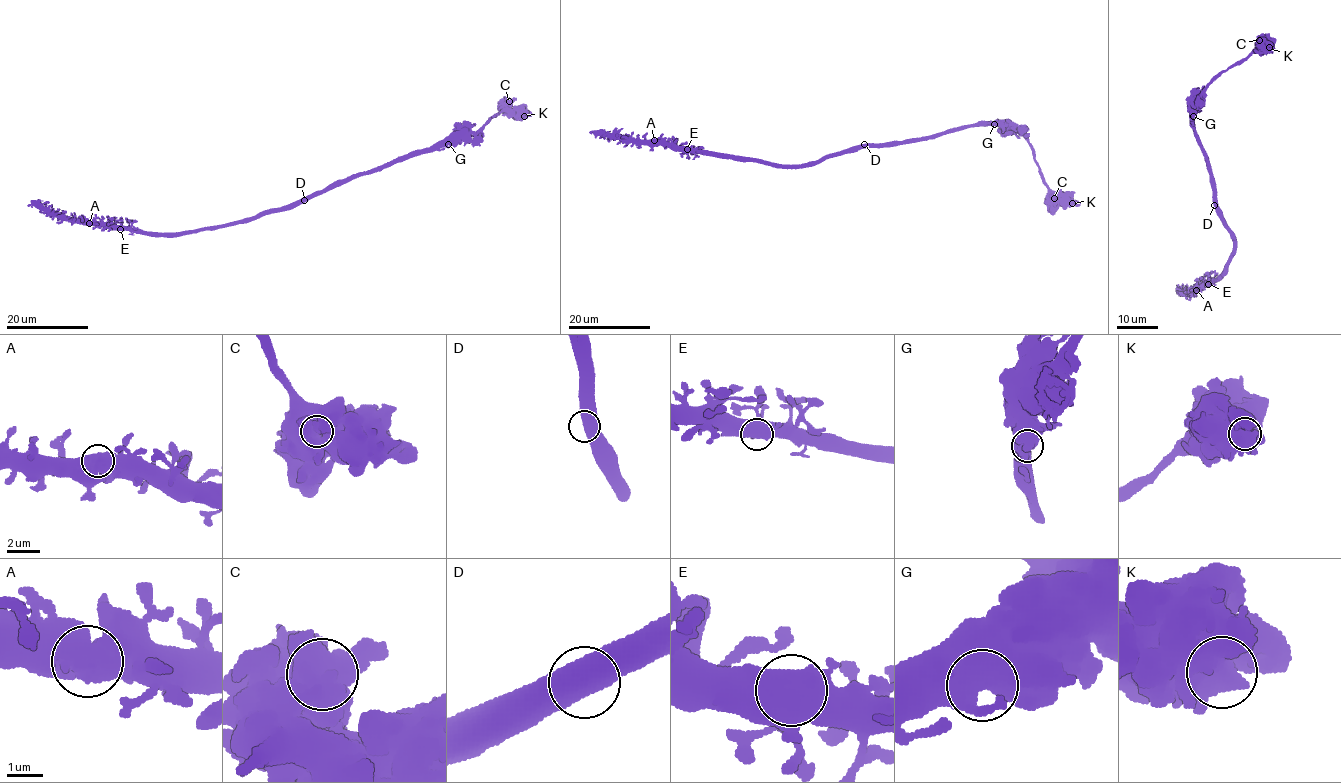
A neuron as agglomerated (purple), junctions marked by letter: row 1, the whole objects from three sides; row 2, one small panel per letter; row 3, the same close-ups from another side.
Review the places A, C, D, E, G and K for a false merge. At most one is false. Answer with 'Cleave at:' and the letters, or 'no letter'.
Cleave at: no letter

